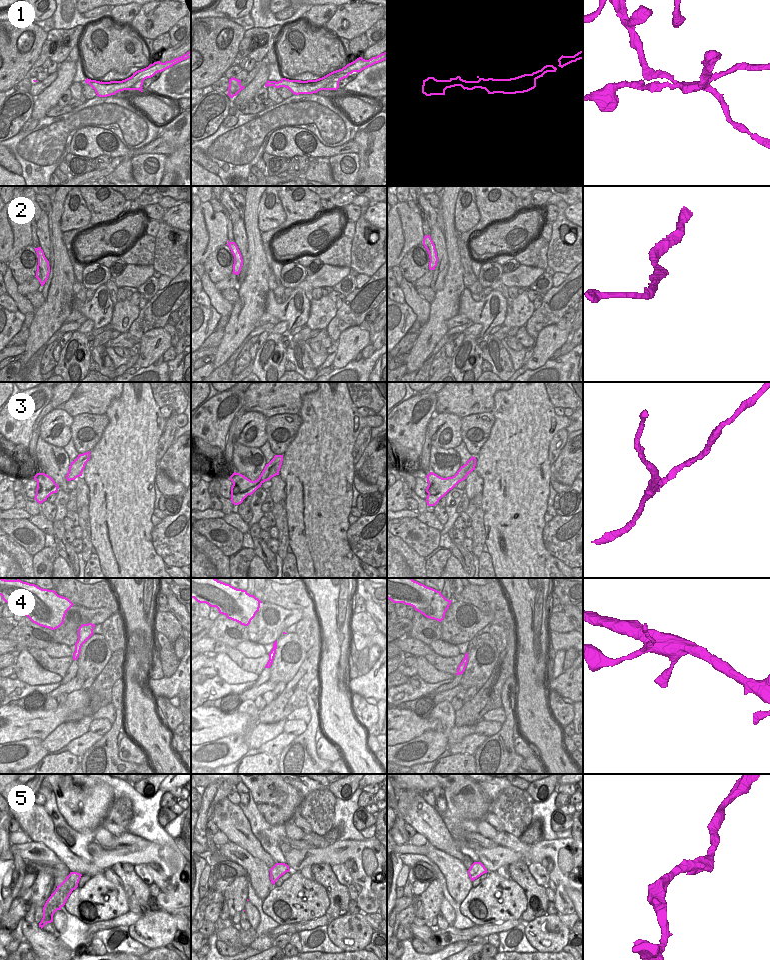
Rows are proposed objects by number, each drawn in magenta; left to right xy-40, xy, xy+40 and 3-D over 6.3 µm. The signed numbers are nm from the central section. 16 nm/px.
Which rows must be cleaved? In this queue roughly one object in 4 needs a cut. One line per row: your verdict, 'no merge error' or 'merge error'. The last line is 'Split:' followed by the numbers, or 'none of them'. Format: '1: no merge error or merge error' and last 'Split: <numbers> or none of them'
1: merge error
2: no merge error
3: no merge error
4: no merge error
5: no merge error
Split: 1

